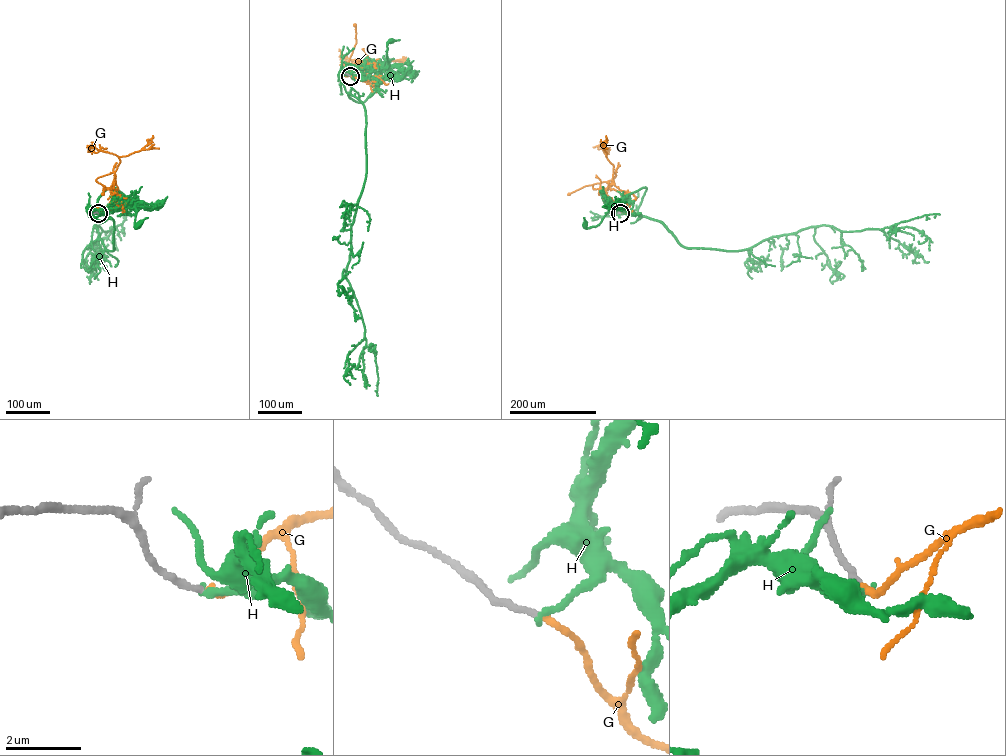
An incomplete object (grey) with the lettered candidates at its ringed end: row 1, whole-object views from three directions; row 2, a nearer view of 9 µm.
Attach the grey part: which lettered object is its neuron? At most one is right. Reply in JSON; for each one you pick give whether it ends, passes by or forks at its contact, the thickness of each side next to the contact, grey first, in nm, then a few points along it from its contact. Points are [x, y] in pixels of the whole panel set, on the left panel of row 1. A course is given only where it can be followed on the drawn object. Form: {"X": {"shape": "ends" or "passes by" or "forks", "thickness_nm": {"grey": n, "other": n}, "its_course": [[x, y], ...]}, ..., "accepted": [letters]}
{"G": {"shape": "ends", "thickness_nm": {"grey": 150, "other": 160}, "its_course": [[98, 213], [118, 207], [117, 189], [112, 185], [114, 172], [95, 180], [104, 185], [103, 194]]}, "accepted": ["G"]}

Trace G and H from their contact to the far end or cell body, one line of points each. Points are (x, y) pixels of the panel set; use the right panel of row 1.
G: (620, 213), (624, 210), (621, 194), (610, 189), (614, 172), (616, 175), (611, 180), (586, 185), (569, 194)
H: (620, 213), (610, 210), (616, 203), (599, 224), (587, 227), (585, 224)

